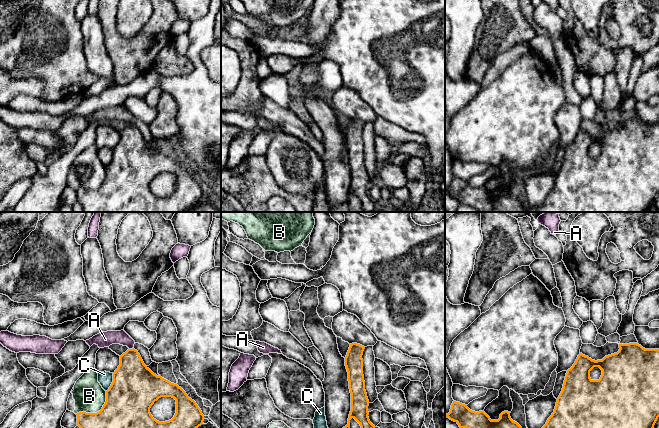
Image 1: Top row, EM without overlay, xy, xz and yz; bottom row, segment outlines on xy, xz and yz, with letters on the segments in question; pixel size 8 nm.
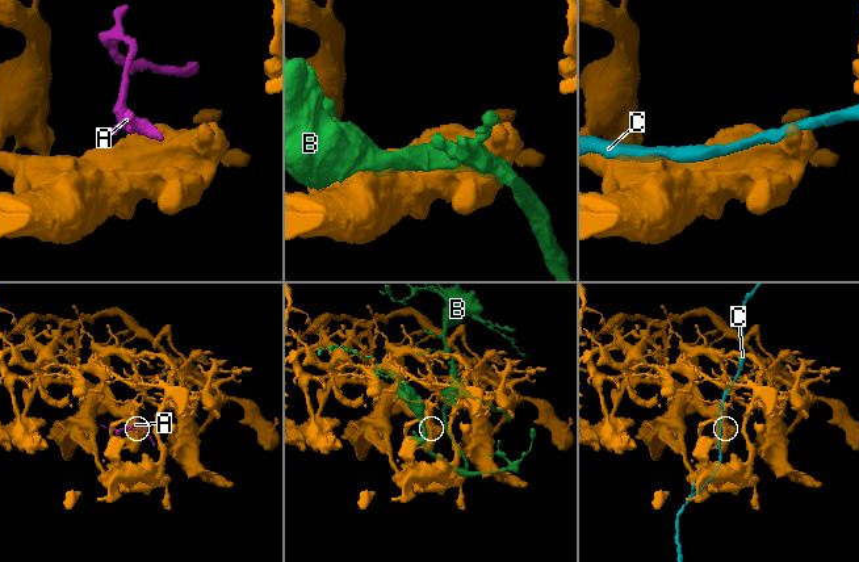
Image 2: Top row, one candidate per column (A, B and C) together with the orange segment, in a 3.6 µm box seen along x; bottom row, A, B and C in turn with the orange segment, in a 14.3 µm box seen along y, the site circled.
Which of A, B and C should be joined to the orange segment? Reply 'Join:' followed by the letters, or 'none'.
Join: none

